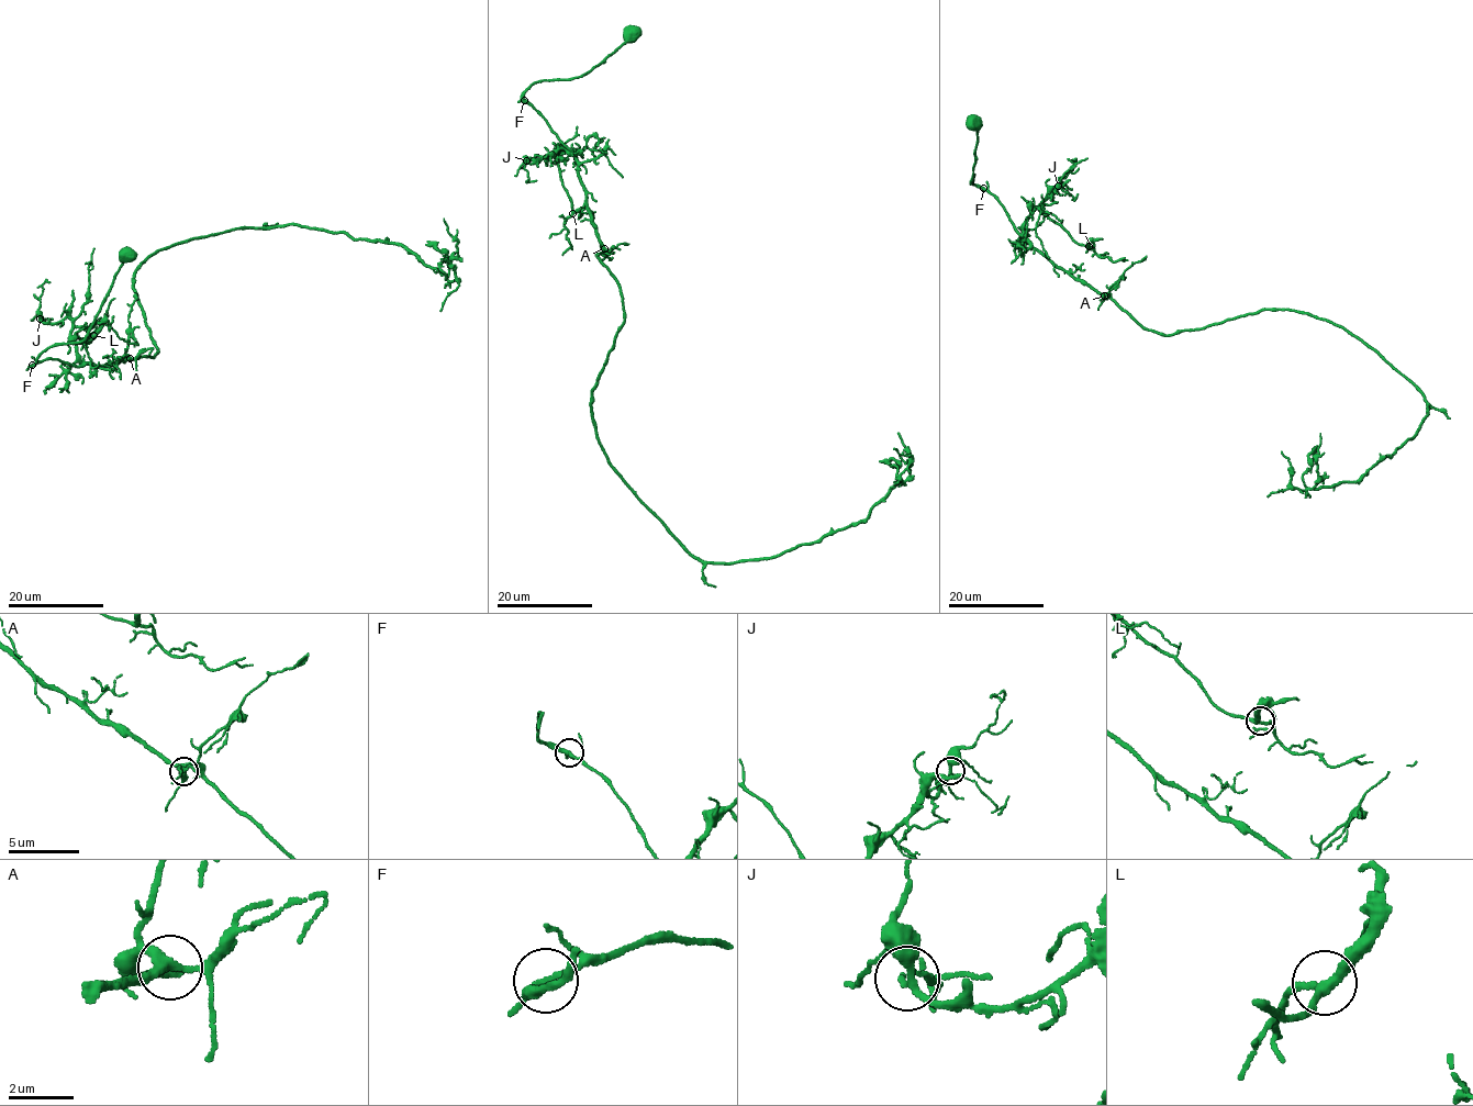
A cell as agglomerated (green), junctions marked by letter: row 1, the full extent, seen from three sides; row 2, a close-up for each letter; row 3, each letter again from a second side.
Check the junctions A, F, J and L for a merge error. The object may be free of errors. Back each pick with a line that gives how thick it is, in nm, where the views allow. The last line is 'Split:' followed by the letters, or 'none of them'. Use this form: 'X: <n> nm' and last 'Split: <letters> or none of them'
Split: none of them

